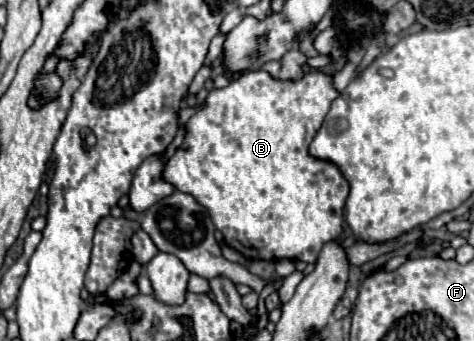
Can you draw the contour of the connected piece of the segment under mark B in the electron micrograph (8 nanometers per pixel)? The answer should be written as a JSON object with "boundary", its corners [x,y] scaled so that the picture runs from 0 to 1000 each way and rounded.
{"boundary":[[[561,208],[511,214],[477,255],[439,267],[426,320],[392,361],[384,431],[346,478],[342,525],[435,607],[451,666],[473,689],[473,707],[515,760],[667,771],[679,718],[722,689],[726,589],[738,560],[705,478],[650,455],[650,425],[709,284],[713,267],[700,249],[700,226],[679,208],[641,208],[624,238],[578,232]]]}

